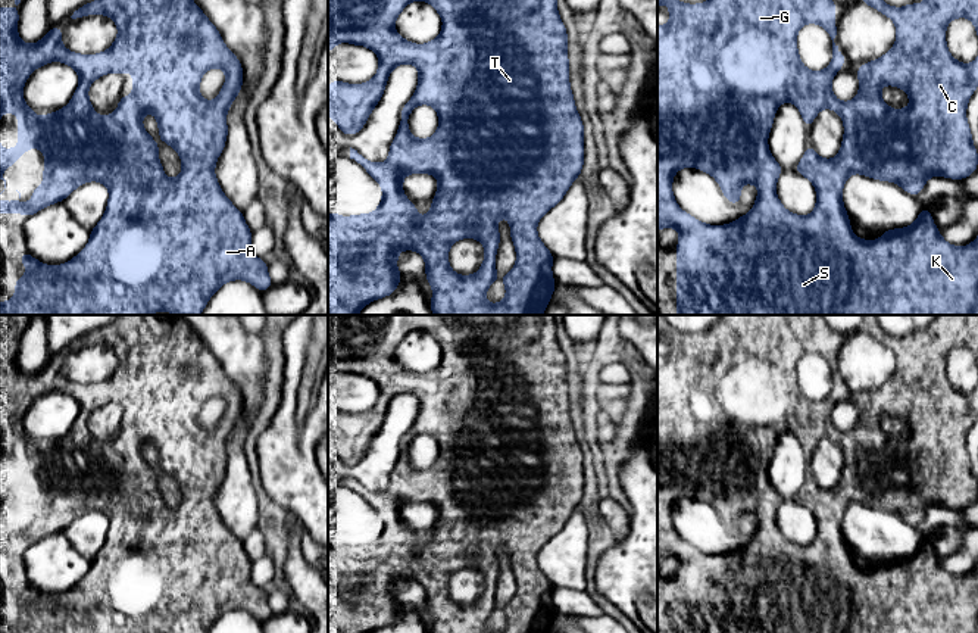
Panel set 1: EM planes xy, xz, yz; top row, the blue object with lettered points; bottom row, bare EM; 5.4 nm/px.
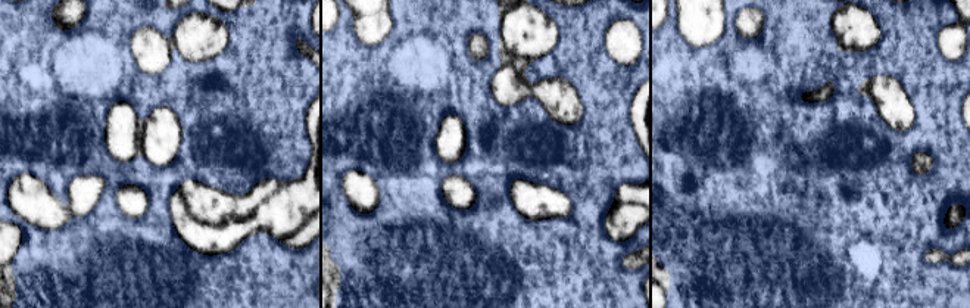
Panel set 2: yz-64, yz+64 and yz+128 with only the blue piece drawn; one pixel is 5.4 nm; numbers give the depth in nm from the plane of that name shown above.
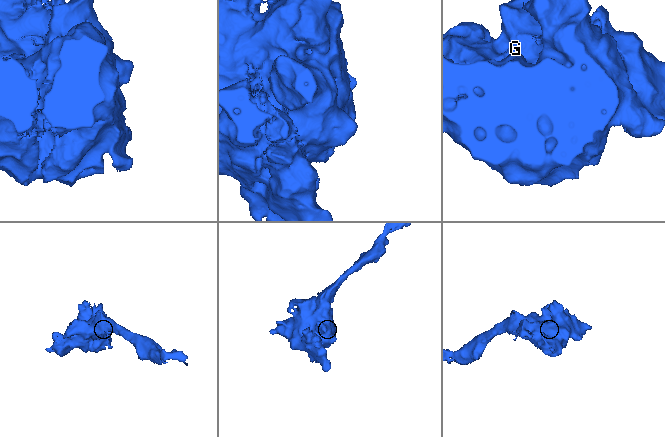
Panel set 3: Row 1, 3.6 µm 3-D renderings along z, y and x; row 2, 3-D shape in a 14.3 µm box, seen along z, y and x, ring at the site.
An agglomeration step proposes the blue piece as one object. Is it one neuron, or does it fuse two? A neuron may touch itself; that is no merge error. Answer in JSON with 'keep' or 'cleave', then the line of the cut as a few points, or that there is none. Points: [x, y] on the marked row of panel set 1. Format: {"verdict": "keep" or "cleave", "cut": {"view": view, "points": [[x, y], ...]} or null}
{"verdict": "keep", "cut": null}

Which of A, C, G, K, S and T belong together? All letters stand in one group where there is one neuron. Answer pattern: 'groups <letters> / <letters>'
groups A C G K S T

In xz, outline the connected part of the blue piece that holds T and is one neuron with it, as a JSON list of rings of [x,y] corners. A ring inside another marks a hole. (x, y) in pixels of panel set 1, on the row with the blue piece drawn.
[[[328,0],[328,53],[338,43],[350,43],[353,46],[365,46],[371,49],[379,59],[379,66],[375,77],[363,84],[347,84],[340,79],[329,81],[328,116],[340,127],[344,135],[353,135],[362,131],[371,112],[379,103],[391,71],[403,63],[410,63],[418,68],[418,87],[410,100],[401,107],[401,119],[394,140],[390,144],[388,159],[382,163],[375,163],[365,159],[357,150],[350,147],[350,159],[360,163],[365,171],[381,185],[382,199],[372,213],[349,215],[344,218],[340,213],[328,213],[328,315],[357,315],[368,303],[387,297],[397,290],[401,280],[401,272],[397,269],[397,259],[401,250],[418,252],[426,265],[425,278],[432,287],[431,311],[434,315],[543,315],[550,303],[550,297],[556,289],[552,272],[553,255],[543,244],[537,234],[538,221],[554,208],[568,193],[572,183],[579,177],[584,166],[584,124],[577,110],[574,94],[569,82],[569,59],[568,59],[568,32],[557,12],[557,0],[421,0],[429,3],[441,16],[443,28],[437,38],[425,44],[415,44],[404,40],[394,28],[396,19],[401,10],[418,0]],[[419,105],[429,105],[438,113],[438,128],[429,138],[416,138],[409,131],[409,115]],[[410,174],[429,174],[438,180],[438,188],[431,203],[431,211],[425,216],[418,215],[416,206],[406,197],[403,191],[403,178]],[[506,218],[510,225],[510,238],[516,250],[516,262],[509,274],[502,277],[506,287],[506,296],[500,303],[488,303],[485,293],[493,281],[496,281],[496,253],[500,244],[500,233],[497,221]],[[462,238],[475,238],[484,244],[484,262],[472,275],[456,274],[449,264],[449,250],[451,244]]]

